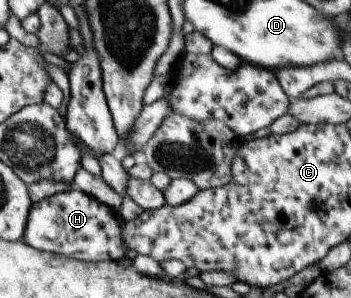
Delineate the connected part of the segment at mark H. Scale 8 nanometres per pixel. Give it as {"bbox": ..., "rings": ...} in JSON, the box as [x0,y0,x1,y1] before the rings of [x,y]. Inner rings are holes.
{"bbox":[23,189,129,261],"rings":[[[69,189],[33,203],[23,234],[23,241],[39,251],[73,257],[79,261],[123,260],[129,247],[123,243],[123,225],[119,213],[87,193]]]}

